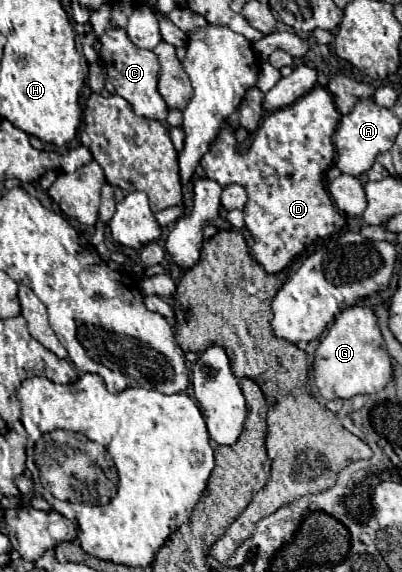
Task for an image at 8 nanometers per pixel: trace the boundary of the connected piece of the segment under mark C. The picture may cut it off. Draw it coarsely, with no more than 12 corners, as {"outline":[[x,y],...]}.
{"outline":[[125,29],[101,35],[101,61],[115,93],[141,117],[165,121],[155,91],[159,61]]}

